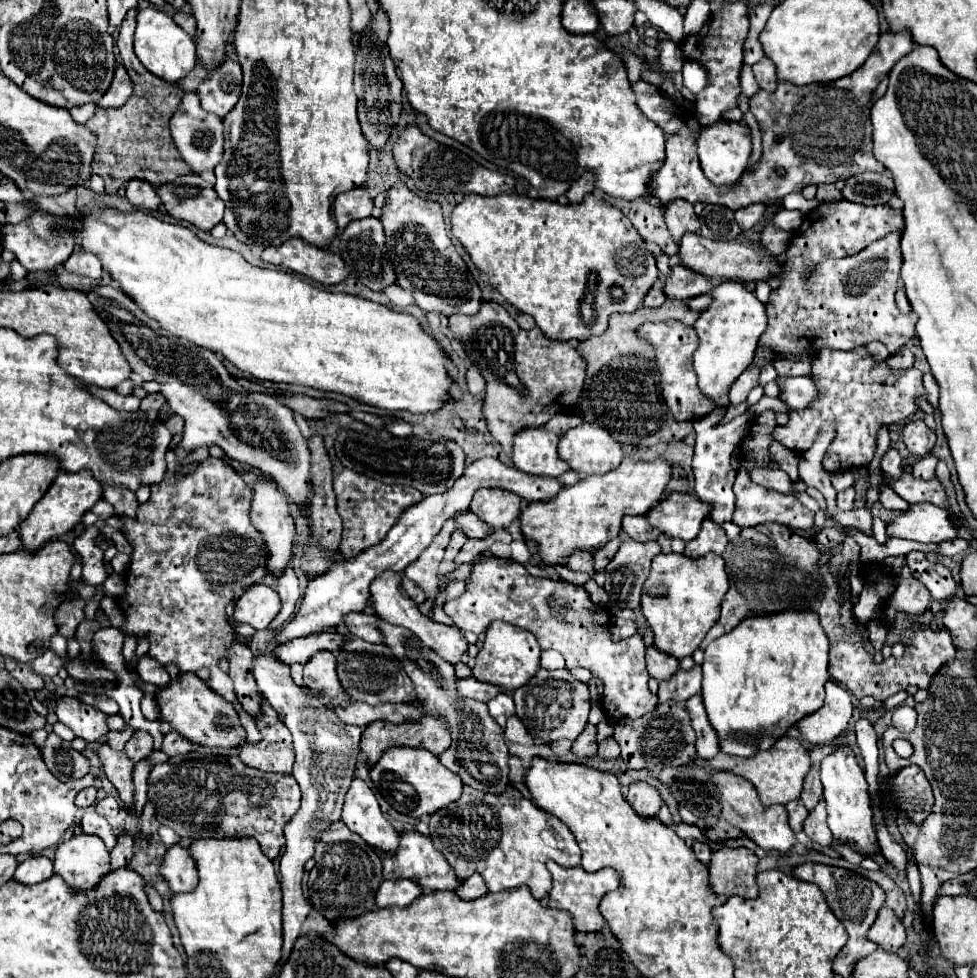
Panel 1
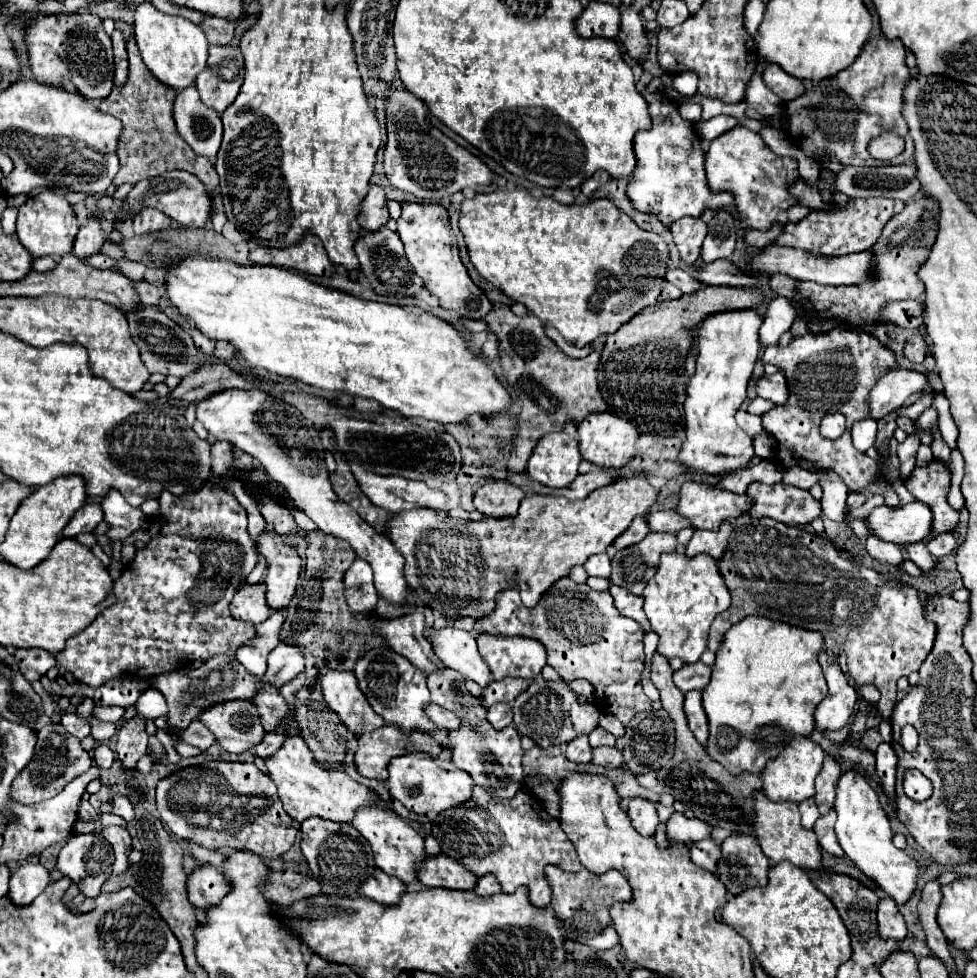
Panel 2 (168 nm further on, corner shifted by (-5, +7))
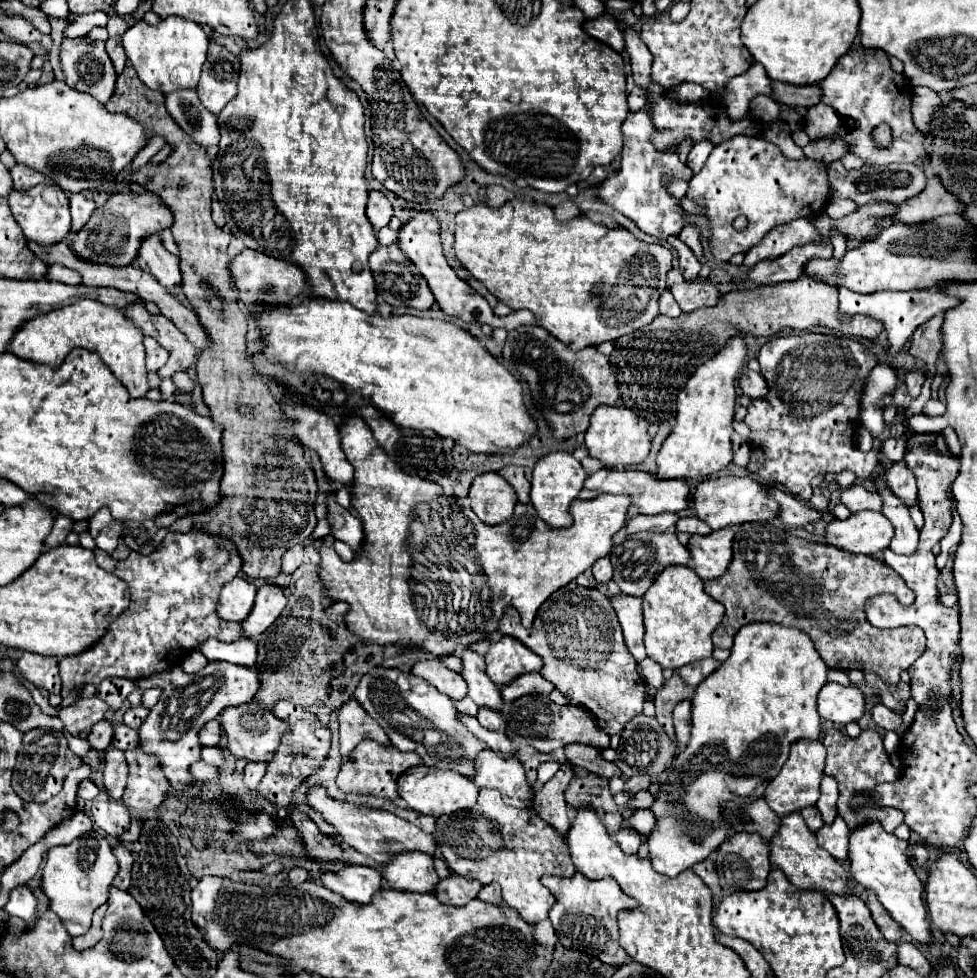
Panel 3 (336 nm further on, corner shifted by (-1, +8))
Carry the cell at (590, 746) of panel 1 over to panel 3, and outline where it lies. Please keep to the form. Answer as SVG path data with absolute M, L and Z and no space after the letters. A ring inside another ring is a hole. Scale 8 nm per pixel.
M563 763L561 769L553 775L553 779L549 779L543 789L539 793L535 793L535 801L533 801L533 809L535 813L551 823L551 827L555 827L559 831L559 835L563 835L563 839L567 839L567 827L571 827L571 819L567 813L567 803L565 803L565 789L567 783L573 777L571 771L571 763Z

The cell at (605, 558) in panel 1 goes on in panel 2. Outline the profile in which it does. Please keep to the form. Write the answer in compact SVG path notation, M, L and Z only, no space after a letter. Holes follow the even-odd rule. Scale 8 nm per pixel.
M639 516L639 518L635 518L633 524L613 542L613 548L615 548L615 550L629 548L631 544L637 544L639 540L643 540L647 534L649 534L649 528L647 528L647 522L645 522L645 516Z

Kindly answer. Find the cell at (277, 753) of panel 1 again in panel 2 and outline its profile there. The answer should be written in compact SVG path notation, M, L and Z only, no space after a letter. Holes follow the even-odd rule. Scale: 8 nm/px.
M287 736L283 746L275 754L265 758L265 766L271 780L277 784L283 808L297 822L303 822L311 816L321 816L333 822L351 822L355 810L373 800L369 796L369 790L363 784L355 782L351 776L347 776L347 772L321 770L315 764L311 750L301 736Z

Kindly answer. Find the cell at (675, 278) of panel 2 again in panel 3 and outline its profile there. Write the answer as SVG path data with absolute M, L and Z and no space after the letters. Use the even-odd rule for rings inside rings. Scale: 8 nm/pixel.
M683 281L679 285L673 285L671 293L683 313L691 313L699 307L711 307L719 301L719 291L709 281Z

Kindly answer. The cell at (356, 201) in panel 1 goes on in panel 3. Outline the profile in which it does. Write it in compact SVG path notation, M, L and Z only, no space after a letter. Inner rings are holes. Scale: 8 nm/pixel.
M371 191L369 193L369 203L367 203L367 217L375 231L385 227L389 219L393 217L393 207L391 201L381 193L381 191Z

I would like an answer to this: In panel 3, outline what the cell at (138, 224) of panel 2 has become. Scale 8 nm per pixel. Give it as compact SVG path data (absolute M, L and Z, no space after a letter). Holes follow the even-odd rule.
M157 235L147 237L141 243L139 255L135 259L135 265L147 273L151 273L171 295L175 293L175 287L181 283L181 271L179 271L179 259L177 255L169 253Z

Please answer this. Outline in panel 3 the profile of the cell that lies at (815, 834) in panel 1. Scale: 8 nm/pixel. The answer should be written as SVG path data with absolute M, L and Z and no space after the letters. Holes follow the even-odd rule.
M837 817L831 825L823 825L817 833L817 841L823 849L827 849L835 859L847 859L847 835L849 827L847 823Z

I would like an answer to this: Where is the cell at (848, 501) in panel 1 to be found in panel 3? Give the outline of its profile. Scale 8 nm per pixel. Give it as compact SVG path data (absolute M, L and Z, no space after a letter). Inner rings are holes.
M851 485L849 489L845 489L841 493L841 503L851 511L851 513L859 513L859 511L881 511L883 501L879 499L877 493L867 491L861 485Z

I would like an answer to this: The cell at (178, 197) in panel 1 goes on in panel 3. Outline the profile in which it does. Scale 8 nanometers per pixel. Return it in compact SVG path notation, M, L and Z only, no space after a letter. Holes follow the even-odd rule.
M113 193L103 207L97 207L95 215L83 225L83 231L77 231L69 239L71 251L79 259L89 259L99 265L125 267L135 261L139 253L139 243L151 233L159 233L173 225L173 213L155 193Z

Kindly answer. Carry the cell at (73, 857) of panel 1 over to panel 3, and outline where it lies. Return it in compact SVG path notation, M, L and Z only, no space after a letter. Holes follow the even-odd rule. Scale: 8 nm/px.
M99 833L77 837L69 845L51 847L47 851L41 889L49 899L49 909L59 915L71 937L79 937L89 931L95 909L107 903L107 891L111 889L117 871L119 863L111 853L111 845Z

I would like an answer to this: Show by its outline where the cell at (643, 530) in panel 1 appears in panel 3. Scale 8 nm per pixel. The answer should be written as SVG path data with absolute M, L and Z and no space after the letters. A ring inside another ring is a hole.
M681 517L679 523L677 523L677 531L685 531L689 535L709 535L709 533L713 533L713 529L697 517Z

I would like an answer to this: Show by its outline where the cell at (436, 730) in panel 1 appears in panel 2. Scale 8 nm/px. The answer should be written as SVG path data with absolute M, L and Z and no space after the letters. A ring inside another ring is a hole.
M383 724L383 728L377 728L375 732L367 732L367 736L359 736L359 748L355 752L355 764L363 776L385 780L389 760L395 756L411 754L411 752L427 752L431 756L439 756L443 752L443 746L437 740L433 740L433 736L429 732L415 730L411 734L405 734L401 728L395 728L395 724Z

